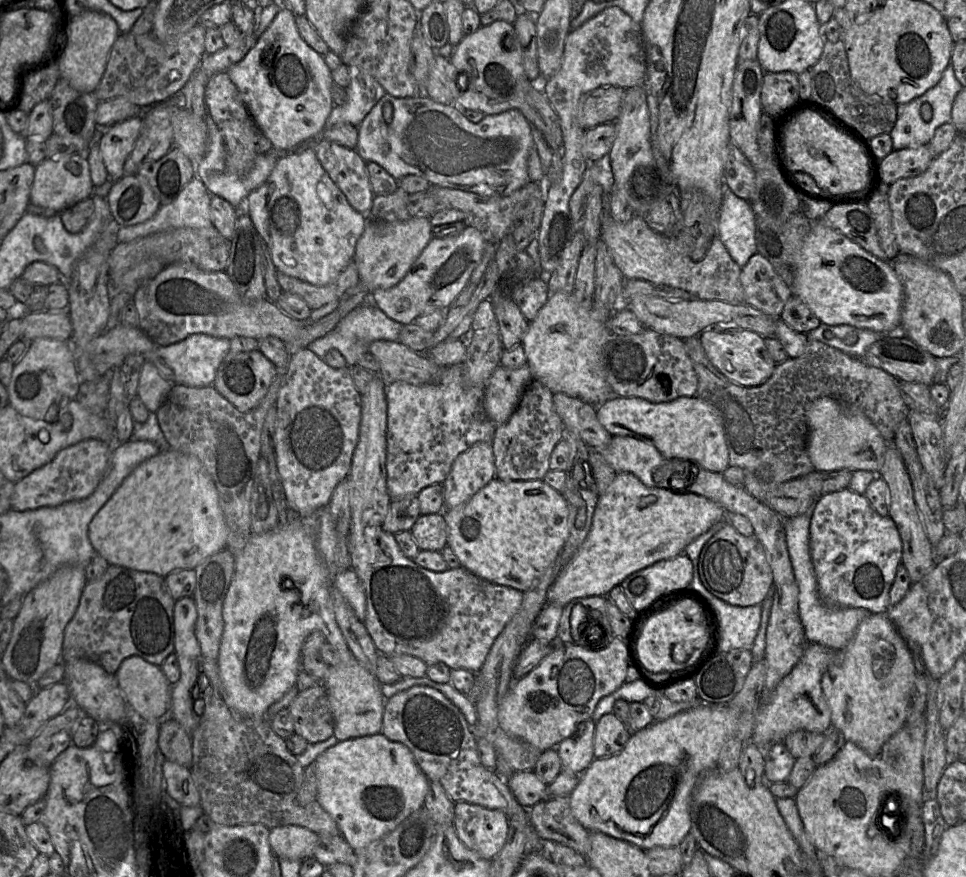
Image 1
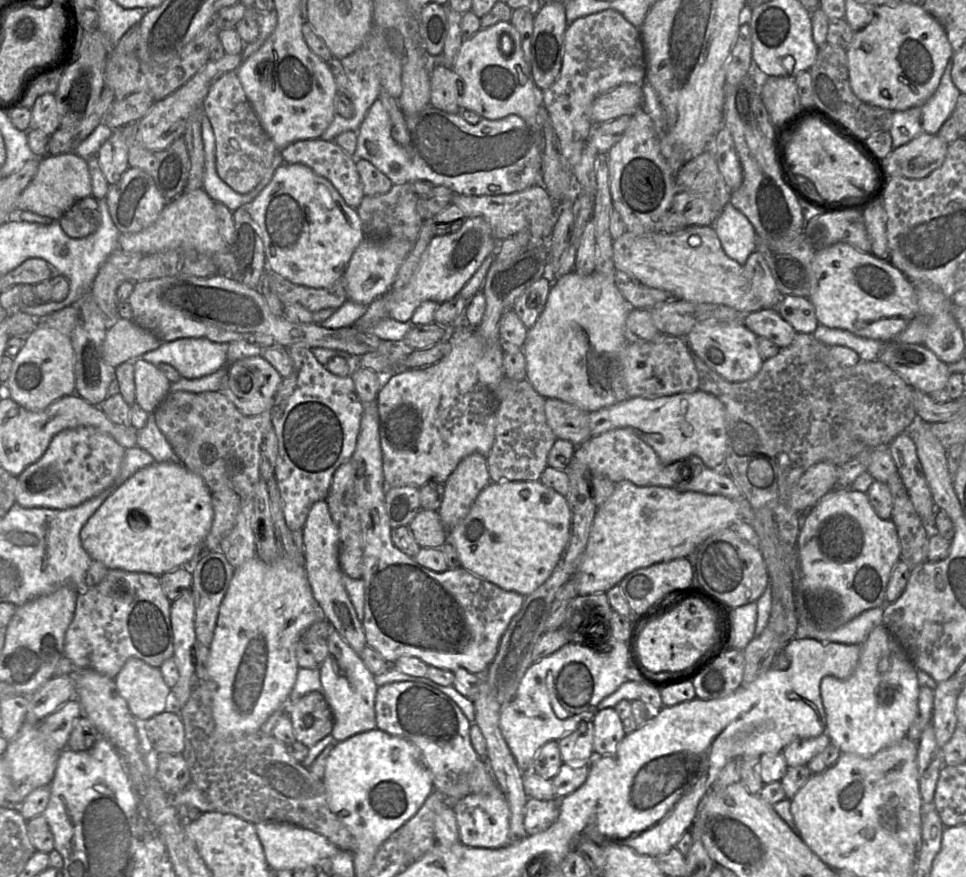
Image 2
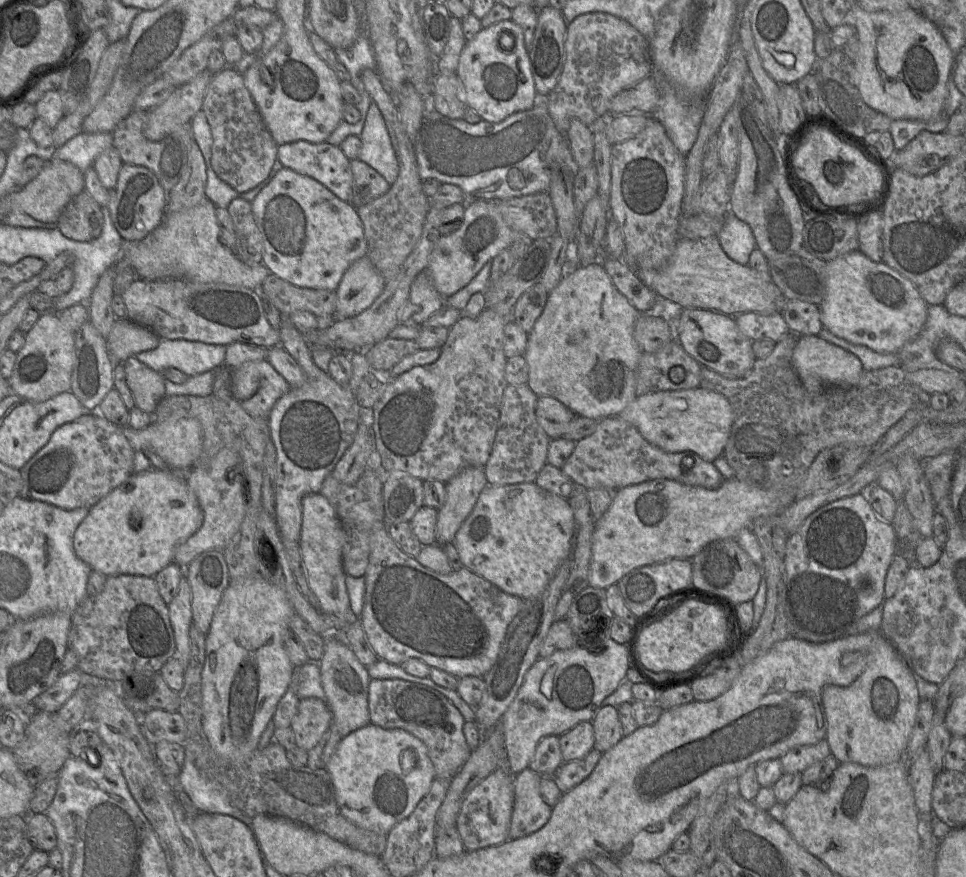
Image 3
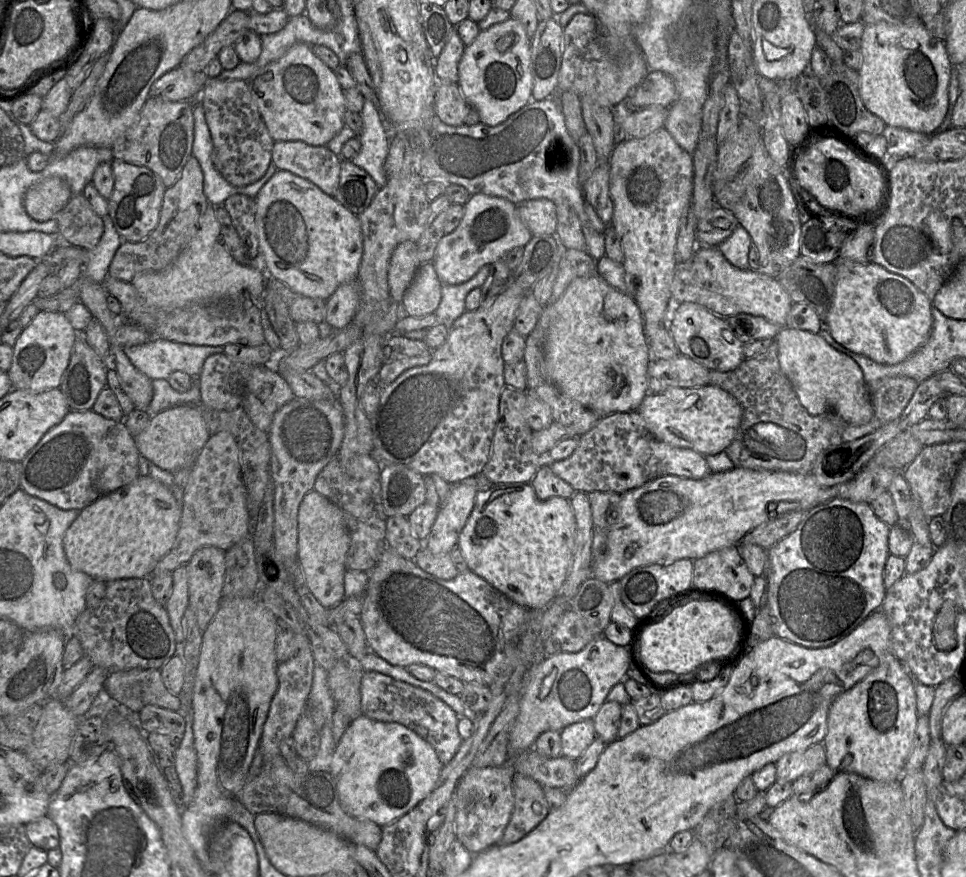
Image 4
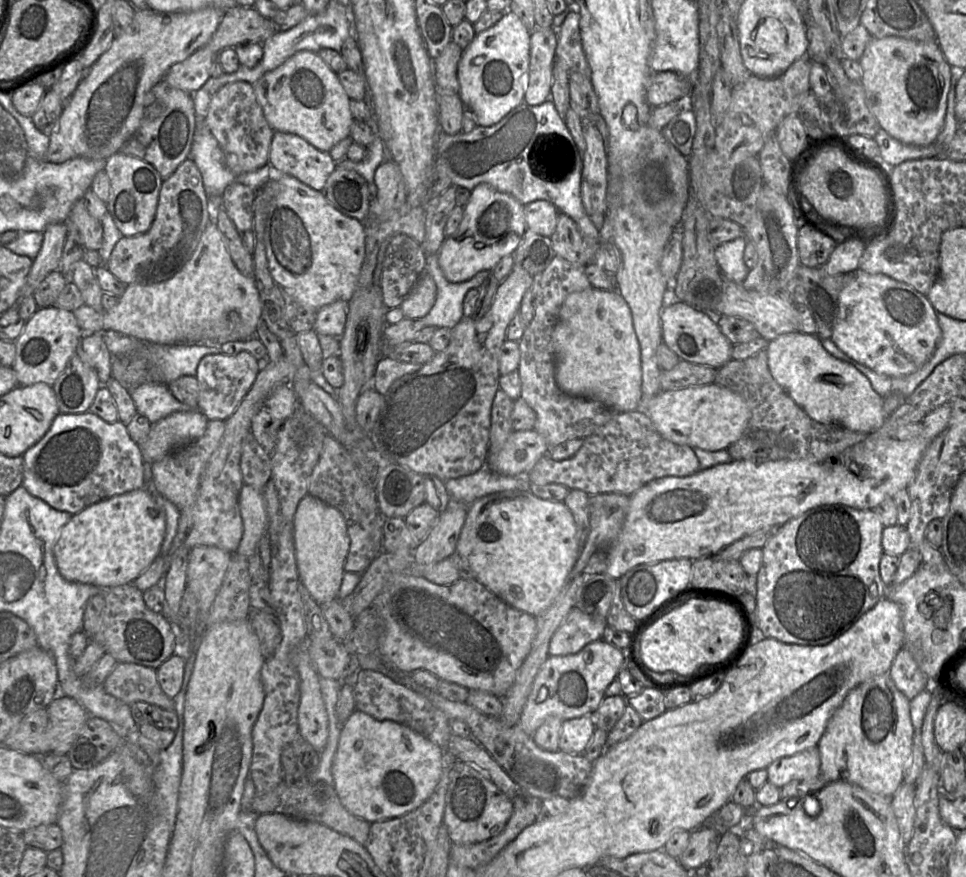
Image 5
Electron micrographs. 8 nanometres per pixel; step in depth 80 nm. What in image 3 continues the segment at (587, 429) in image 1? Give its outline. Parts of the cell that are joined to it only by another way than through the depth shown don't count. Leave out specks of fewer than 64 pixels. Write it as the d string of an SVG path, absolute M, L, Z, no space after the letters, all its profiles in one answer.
M549 396L538 397L535 414L538 424L551 440L561 438L567 425L575 416L579 416Z

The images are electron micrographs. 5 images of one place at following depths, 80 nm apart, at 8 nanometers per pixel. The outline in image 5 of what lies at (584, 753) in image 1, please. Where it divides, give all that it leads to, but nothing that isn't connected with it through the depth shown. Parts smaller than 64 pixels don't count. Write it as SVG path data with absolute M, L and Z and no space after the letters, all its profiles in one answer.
M584 715L563 721L559 750L569 754L583 754L592 739L595 729L593 715Z

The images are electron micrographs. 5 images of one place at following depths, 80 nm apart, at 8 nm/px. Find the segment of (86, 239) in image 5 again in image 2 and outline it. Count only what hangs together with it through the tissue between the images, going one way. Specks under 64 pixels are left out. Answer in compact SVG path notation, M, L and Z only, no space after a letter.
M92 195L77 201L59 220L63 231L73 239L94 233L101 221L97 199Z

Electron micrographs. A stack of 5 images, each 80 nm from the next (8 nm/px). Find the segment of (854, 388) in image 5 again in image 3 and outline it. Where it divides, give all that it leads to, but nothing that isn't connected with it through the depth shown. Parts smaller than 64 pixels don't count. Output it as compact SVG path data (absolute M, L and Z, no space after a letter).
M799 335L793 351L795 369L810 394L822 392L827 386L852 387L862 375L863 366L860 360L851 352L835 346L817 335Z

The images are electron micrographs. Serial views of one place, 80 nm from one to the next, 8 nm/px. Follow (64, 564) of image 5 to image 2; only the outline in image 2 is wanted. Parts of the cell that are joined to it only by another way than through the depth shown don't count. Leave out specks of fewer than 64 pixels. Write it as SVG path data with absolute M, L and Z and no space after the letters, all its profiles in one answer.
M154 462L146 466L121 484L87 520L80 531L80 540L83 548L93 560L104 564L109 570L120 569L128 572L149 573L160 577L162 574L181 566L190 566L203 552L203 542L209 533L213 521L212 492L205 481L198 474L193 473L181 463Z

